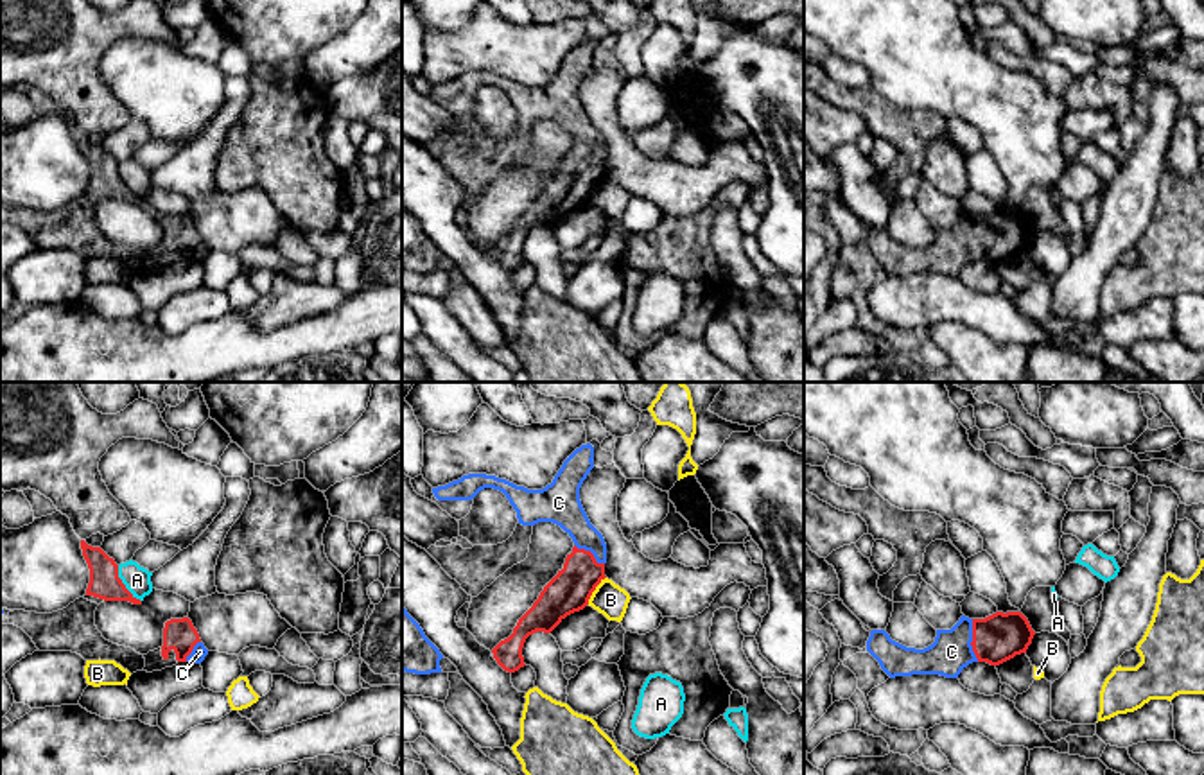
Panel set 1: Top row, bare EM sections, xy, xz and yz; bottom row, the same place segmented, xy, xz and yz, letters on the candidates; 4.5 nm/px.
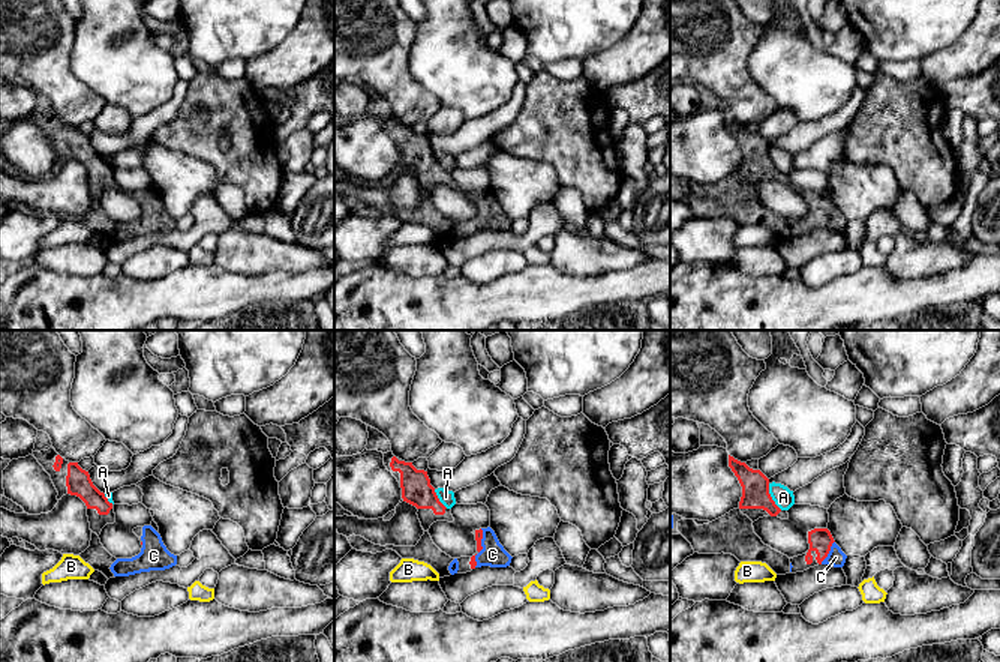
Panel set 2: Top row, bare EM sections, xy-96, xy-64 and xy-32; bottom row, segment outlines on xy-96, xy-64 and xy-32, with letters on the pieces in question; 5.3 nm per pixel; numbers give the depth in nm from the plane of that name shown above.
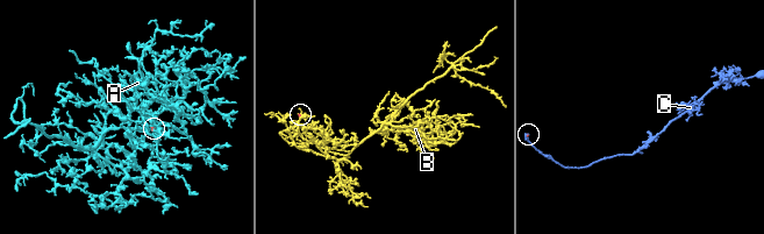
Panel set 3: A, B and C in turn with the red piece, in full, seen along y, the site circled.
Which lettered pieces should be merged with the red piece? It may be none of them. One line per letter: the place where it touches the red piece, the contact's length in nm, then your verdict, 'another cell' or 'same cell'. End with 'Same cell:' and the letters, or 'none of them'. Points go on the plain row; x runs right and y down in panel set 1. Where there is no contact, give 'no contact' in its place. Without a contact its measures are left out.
A: contact xy (122, 182); length 200 nm; another cell
B: contact xz (594, 187); length 150 nm; another cell
C: contact yz (973, 239); length 190 nm; same cell
Same cell: C

